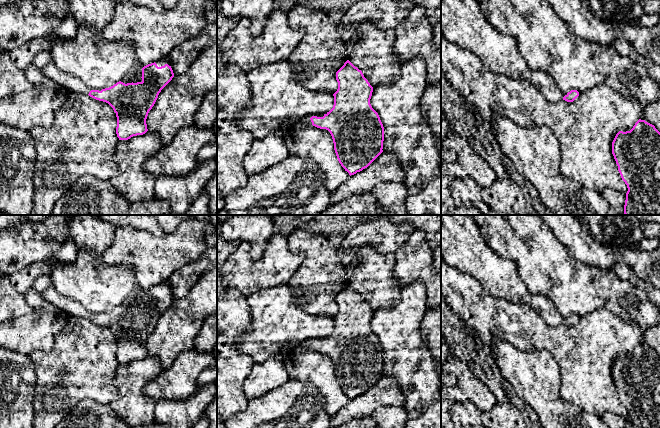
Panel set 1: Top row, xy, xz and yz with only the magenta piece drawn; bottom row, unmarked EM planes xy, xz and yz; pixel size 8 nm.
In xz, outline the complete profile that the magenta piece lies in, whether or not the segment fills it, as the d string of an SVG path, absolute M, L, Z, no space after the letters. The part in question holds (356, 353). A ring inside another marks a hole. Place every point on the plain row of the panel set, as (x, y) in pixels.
M347 284L336 296L336 304L338 313L333 318L333 332L326 338L308 338L302 343L308 349L330 356L337 383L351 400L367 392L383 376L384 351L370 328L373 311L361 294Z

